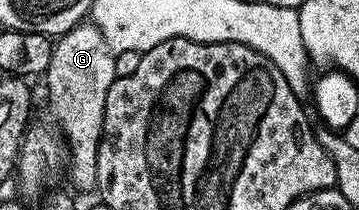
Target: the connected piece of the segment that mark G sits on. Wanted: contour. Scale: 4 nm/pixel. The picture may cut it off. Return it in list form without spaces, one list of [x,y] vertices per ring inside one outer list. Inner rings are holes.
[[[82,22],[53,40],[51,62],[43,73],[43,81],[49,87],[49,104],[53,107],[52,119],[59,125],[67,145],[67,176],[69,172],[70,182],[85,192],[92,193],[97,186],[97,151],[103,134],[107,90],[118,77],[116,61],[97,25]]]

